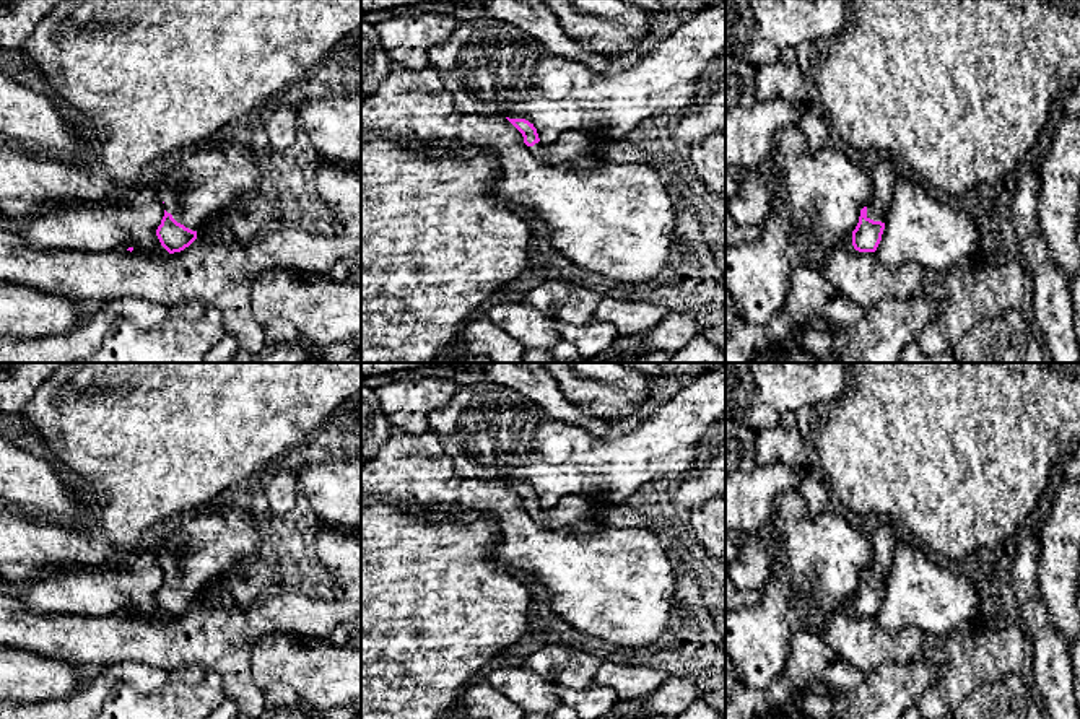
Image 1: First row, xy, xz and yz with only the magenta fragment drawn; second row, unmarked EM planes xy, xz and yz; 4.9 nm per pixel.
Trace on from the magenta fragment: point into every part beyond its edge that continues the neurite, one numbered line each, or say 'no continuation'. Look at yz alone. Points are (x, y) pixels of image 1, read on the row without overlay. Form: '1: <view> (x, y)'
1: yz (884, 539)

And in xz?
1: xz (568, 511)

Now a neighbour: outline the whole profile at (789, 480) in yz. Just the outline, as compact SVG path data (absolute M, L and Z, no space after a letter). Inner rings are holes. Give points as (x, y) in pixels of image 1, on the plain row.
M725 420L725 532L758 535L776 509L782 491L800 490L800 478L790 467L779 472L773 465L758 465L755 459L756 431Z

